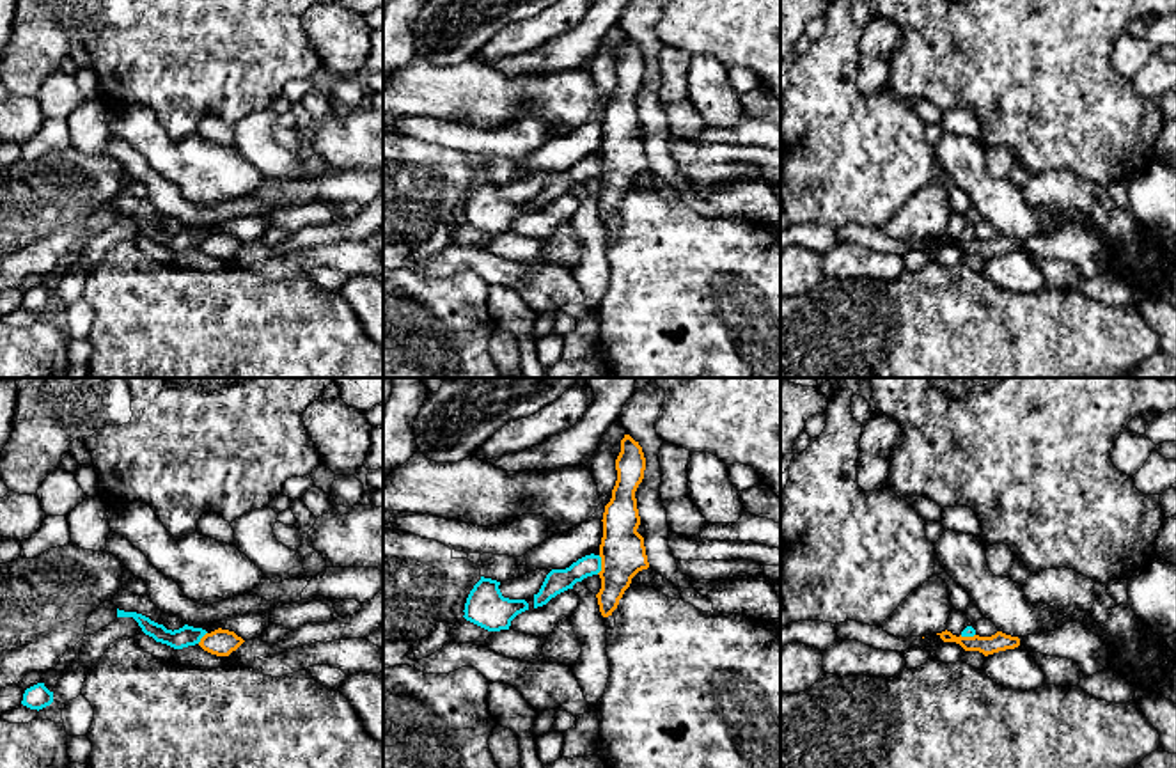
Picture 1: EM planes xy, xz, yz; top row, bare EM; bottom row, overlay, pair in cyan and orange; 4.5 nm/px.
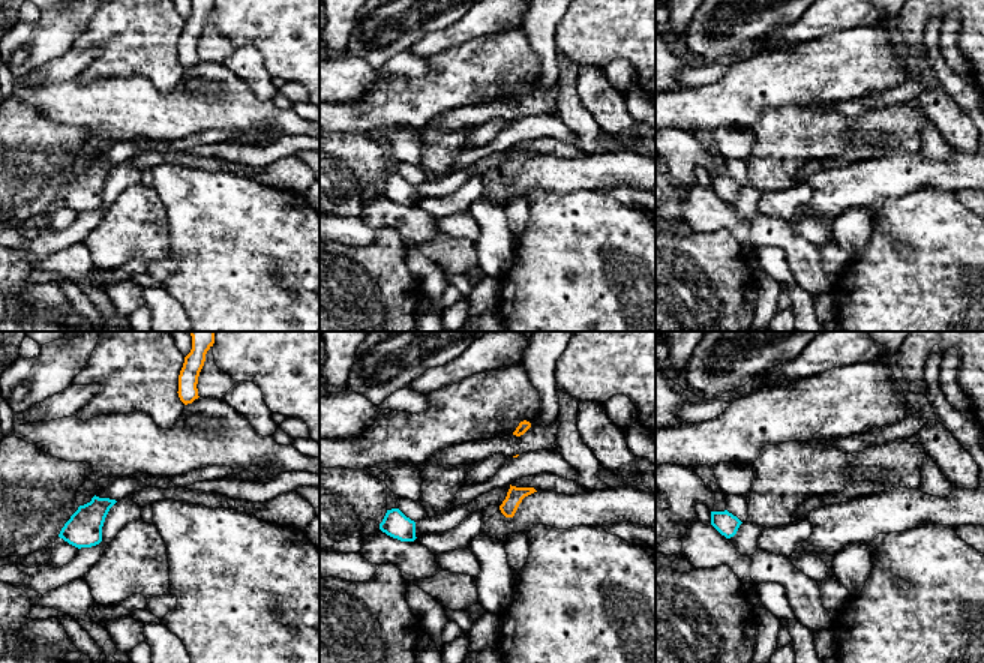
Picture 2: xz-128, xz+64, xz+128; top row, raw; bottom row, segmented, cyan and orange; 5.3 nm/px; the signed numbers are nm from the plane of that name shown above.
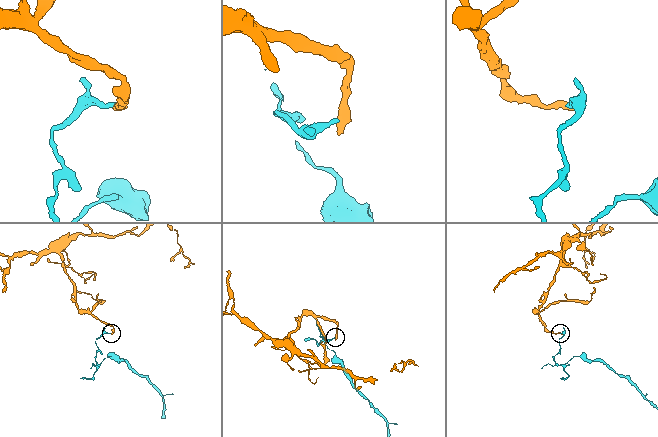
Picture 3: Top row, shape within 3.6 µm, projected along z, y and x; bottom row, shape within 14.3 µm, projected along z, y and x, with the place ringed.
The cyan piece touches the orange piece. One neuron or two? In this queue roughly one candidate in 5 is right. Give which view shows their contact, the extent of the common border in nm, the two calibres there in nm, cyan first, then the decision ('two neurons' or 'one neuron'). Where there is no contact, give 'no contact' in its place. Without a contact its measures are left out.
xz | 90 nm | 110/200 nm | two neurons

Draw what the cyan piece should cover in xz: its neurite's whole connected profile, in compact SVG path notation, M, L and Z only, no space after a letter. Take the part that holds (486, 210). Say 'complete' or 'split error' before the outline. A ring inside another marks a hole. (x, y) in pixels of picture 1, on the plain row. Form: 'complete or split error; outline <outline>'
complete; outline M481 179L466 200L463 220L488 234L509 232L511 223L529 213L529 206L504 200L498 188L500 184Z

